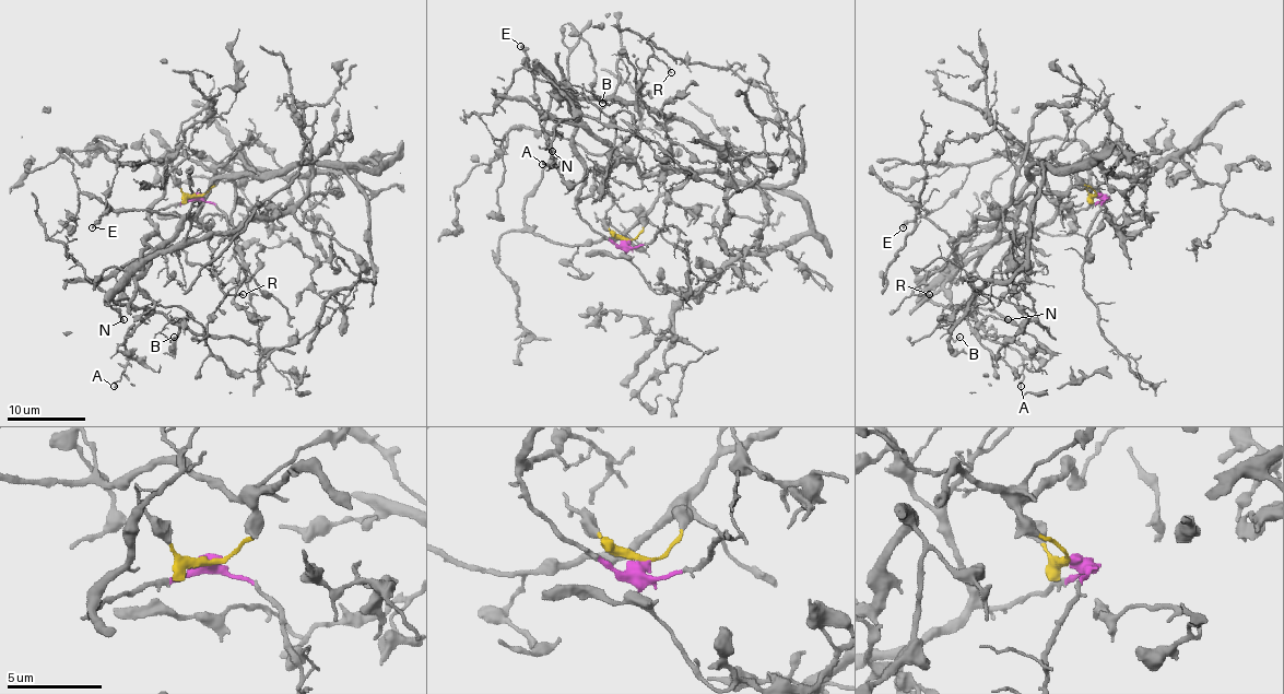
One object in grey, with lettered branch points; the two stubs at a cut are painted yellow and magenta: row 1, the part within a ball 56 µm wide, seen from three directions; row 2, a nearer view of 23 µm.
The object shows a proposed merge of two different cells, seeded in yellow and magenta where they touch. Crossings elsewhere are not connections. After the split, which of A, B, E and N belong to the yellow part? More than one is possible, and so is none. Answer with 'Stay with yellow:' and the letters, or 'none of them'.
Stay with yellow: E, N

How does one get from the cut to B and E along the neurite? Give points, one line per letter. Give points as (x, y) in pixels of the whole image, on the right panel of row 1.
B: (1096, 195), (1098, 202), (1071, 214), (975, 246), (928, 293), (933, 303), (975, 316), (947, 330), (959, 336)
E: (1096, 195), (1076, 173), (1094, 155), (1103, 163), (1076, 140), (1051, 138), (979, 160), (938, 209), (903, 228)

